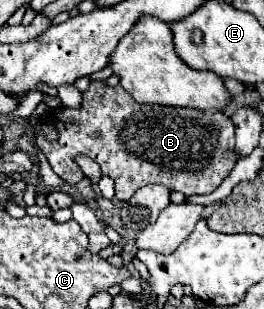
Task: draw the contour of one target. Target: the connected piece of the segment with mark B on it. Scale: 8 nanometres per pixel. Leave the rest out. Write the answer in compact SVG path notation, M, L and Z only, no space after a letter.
M92 81L90 87L82 93L82 105L78 109L72 107L60 107L54 111L48 111L48 115L42 119L44 123L52 125L58 133L58 139L50 141L46 133L36 133L36 145L42 149L46 159L50 161L52 171L68 181L70 185L76 185L80 179L84 179L82 169L76 163L78 155L86 155L92 161L96 161L102 169L102 175L110 177L116 183L116 199L128 201L140 187L150 183L166 185L170 191L180 191L186 197L192 193L212 193L222 179L232 171L236 165L236 153L234 153L234 123L224 113L208 113L202 115L200 111L188 111L178 107L148 107L140 105L128 95L120 85L110 87L104 81Z

